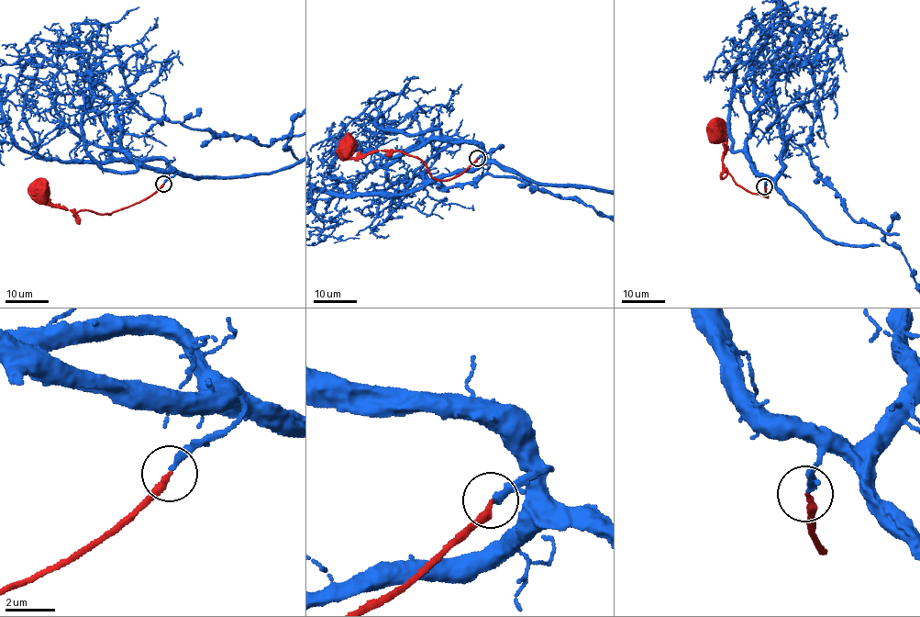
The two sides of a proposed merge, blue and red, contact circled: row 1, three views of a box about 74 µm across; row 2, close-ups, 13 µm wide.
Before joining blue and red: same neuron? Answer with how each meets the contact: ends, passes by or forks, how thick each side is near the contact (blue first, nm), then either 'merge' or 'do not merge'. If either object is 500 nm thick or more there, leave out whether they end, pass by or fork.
blue ends there; red ends there; 280 nm thick on the blue side, 240 nm on the other; merge

